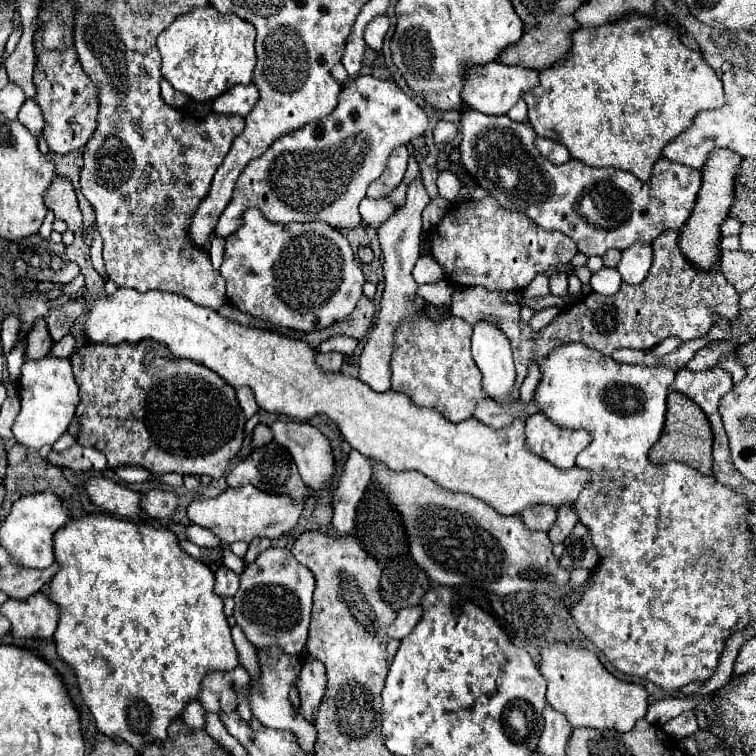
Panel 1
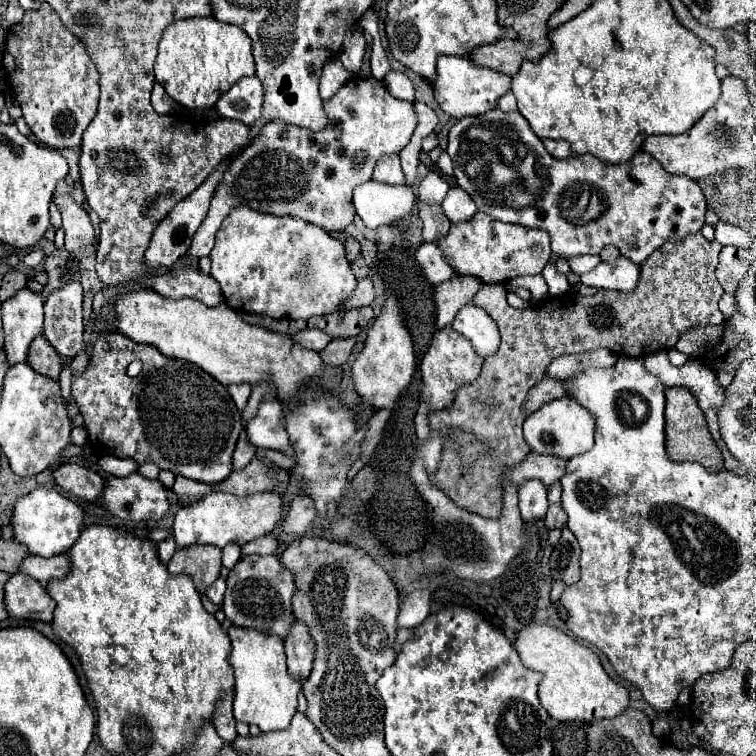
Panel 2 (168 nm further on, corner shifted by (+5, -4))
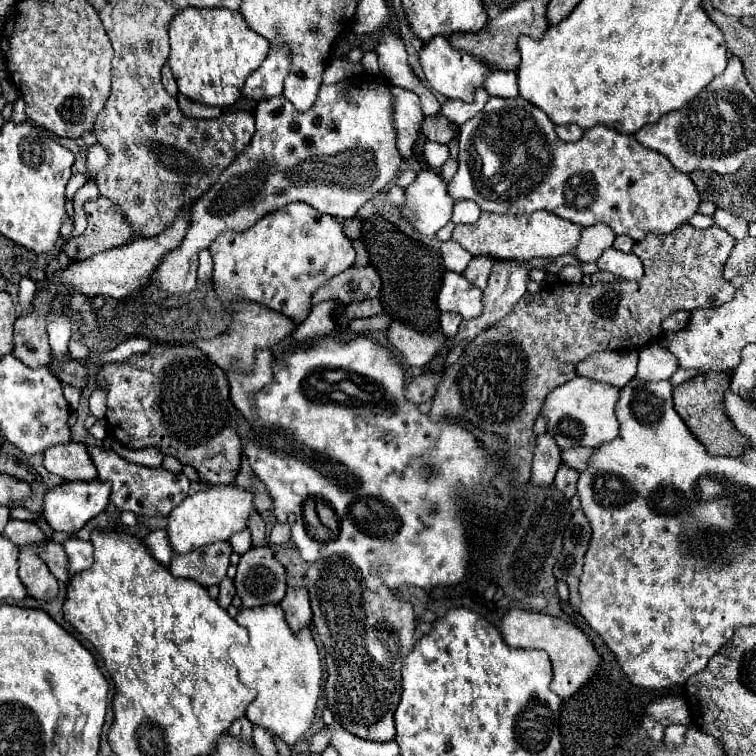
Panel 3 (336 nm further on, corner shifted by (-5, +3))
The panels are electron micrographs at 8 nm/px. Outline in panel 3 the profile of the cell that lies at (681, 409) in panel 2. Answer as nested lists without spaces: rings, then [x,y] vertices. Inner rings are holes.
[[[704,373],[704,375],[692,377],[690,381],[674,387],[674,407],[682,417],[682,421],[688,425],[688,429],[708,449],[708,453],[738,457],[746,451],[746,447],[750,445],[750,439],[738,433],[738,429],[724,413],[724,391],[728,391],[730,387],[728,379],[730,375],[726,373]]]

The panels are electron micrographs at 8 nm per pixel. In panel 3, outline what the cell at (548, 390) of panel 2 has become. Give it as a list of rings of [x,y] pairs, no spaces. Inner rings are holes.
[[[602,351],[578,363],[576,371],[578,375],[588,379],[624,387],[630,379],[634,379],[636,365],[638,365],[638,351],[624,351],[624,353],[616,351],[616,357],[614,351]]]

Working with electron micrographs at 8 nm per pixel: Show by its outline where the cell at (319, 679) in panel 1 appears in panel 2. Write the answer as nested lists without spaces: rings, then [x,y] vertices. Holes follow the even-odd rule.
[[[296,620],[288,638],[284,640],[284,646],[290,676],[298,676],[298,682],[308,680],[314,662],[314,640],[308,628]]]

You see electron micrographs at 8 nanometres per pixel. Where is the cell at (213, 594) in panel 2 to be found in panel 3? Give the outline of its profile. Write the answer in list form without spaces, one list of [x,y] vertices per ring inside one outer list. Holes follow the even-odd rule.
[[[222,579],[220,581],[220,593],[218,593],[218,603],[222,605],[222,609],[228,609],[228,605],[230,605],[230,601],[232,601],[232,597],[234,597],[234,593],[236,593],[236,589],[234,589],[234,583],[232,583],[232,579]]]

